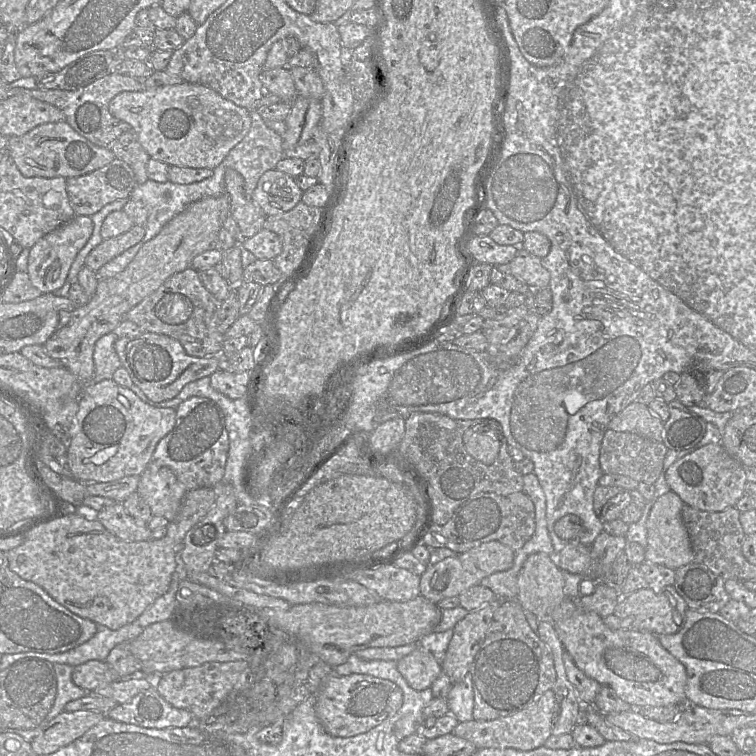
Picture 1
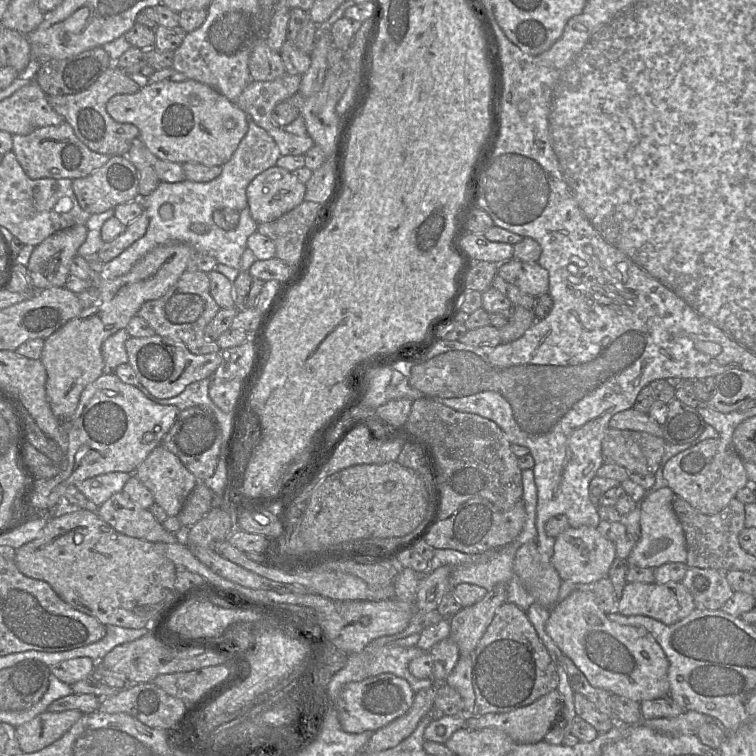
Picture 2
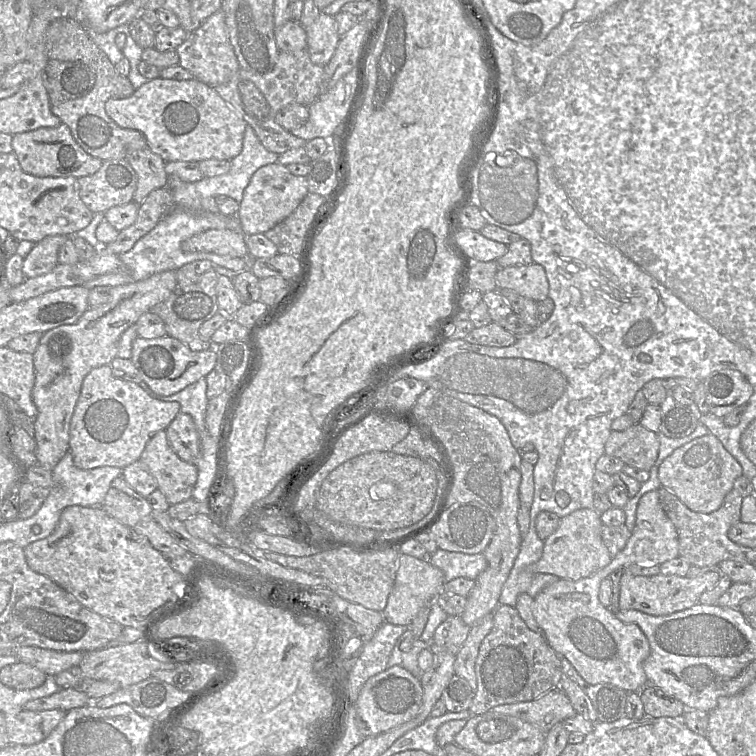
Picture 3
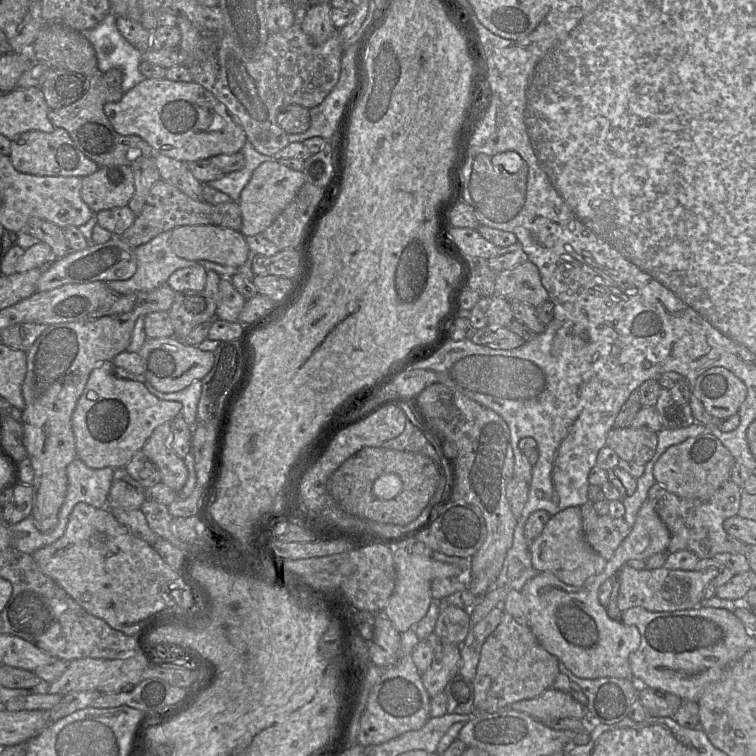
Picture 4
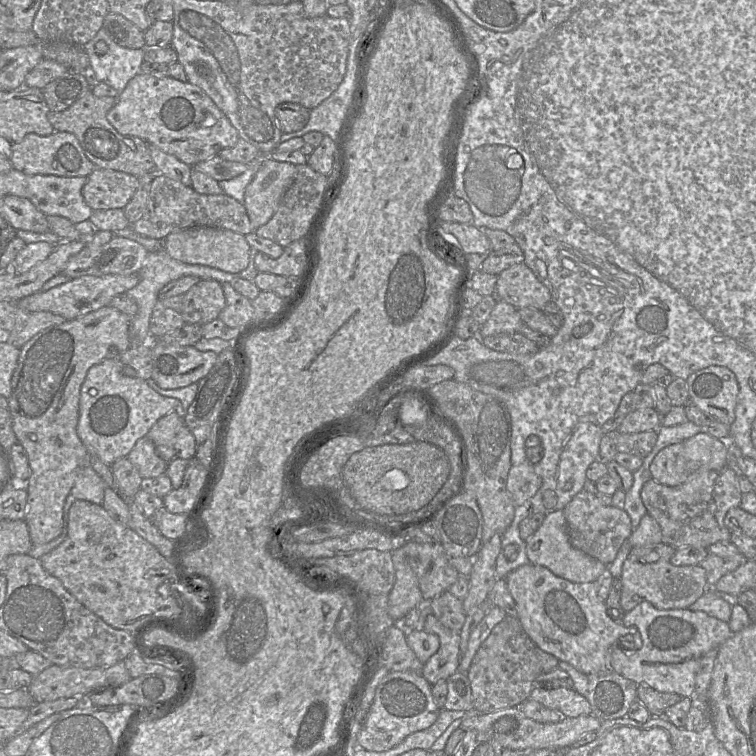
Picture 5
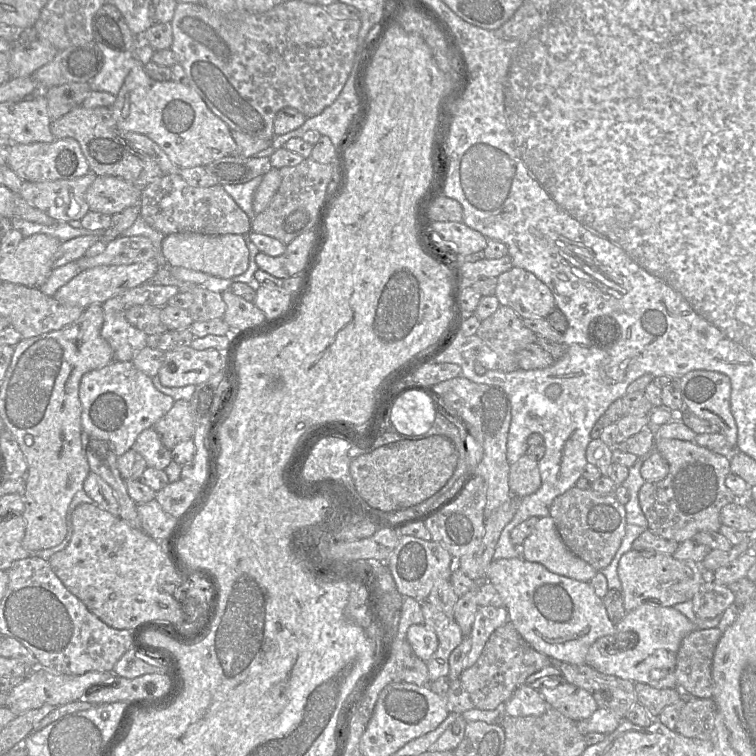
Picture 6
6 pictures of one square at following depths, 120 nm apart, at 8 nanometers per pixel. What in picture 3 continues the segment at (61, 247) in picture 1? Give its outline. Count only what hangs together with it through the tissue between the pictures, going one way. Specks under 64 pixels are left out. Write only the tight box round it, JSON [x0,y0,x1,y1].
[22,236,68,279]

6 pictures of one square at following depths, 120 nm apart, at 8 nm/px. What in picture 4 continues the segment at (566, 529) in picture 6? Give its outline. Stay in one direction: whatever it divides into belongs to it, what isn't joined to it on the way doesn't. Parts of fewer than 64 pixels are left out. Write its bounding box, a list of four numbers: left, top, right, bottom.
[580,500,631,561]

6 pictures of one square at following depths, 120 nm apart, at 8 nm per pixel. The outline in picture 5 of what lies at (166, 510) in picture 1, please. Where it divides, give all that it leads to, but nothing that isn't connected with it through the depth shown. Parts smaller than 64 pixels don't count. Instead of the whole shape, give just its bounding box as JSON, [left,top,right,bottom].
[146,411,183,463]

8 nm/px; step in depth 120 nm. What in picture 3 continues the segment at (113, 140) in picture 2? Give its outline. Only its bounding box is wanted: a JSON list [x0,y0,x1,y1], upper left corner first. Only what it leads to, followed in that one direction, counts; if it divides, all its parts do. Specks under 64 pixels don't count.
[45,18,147,162]

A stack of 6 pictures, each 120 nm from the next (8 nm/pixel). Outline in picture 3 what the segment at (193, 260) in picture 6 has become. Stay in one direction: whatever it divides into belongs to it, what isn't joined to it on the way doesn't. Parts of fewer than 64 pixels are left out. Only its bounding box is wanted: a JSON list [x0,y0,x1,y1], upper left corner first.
[181,229,248,258]

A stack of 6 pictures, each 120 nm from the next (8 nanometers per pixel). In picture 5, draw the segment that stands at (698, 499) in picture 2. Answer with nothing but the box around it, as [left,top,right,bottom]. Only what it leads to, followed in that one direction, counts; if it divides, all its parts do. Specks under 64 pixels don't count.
[650,431,727,486]

